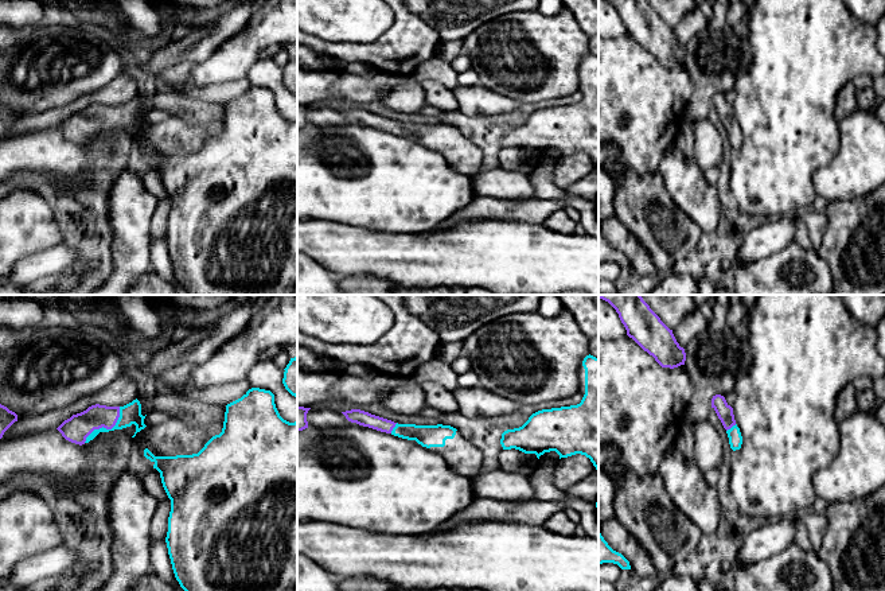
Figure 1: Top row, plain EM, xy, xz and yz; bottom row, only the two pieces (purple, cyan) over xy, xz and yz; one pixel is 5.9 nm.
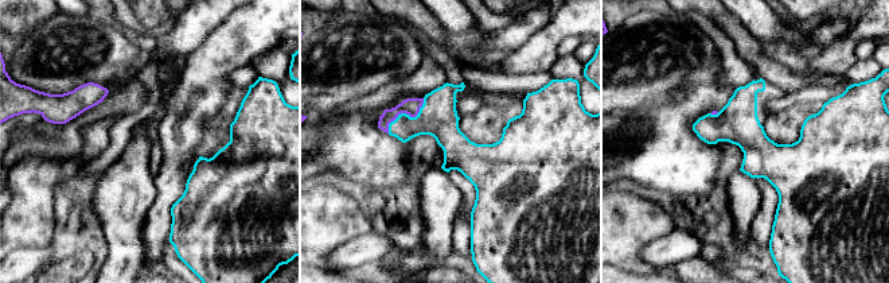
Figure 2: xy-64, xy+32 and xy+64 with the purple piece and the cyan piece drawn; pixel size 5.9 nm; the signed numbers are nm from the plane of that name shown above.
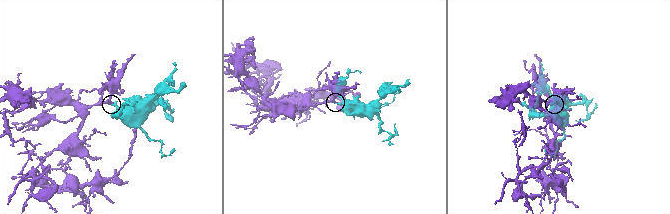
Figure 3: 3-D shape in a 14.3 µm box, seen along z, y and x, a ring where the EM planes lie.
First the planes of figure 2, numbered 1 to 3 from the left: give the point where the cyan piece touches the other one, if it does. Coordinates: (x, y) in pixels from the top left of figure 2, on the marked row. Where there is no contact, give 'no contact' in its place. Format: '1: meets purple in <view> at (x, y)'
1: no contact
2: meets purple in xy+32 at (406, 113)
3: meets purple in xy+64 at (714, 113)

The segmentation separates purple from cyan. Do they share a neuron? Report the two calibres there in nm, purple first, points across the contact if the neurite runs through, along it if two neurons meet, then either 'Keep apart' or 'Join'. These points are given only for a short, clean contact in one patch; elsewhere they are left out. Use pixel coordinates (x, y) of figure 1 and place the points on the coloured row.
Thickness 160 nm (purple) against 130 nm. Path across: xy (78, 427), (106, 428), (131, 413). Join

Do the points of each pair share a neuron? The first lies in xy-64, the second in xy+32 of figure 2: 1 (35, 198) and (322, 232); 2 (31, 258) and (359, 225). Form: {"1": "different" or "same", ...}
{"1": "same", "2": "different"}

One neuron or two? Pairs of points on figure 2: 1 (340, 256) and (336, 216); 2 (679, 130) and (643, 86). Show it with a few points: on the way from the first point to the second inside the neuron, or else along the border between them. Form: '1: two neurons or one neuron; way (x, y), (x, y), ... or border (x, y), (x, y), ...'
1: two neurons; border (367, 231), (339, 244), (323, 268)
2: two neurons; border (658, 100), (626, 113)

